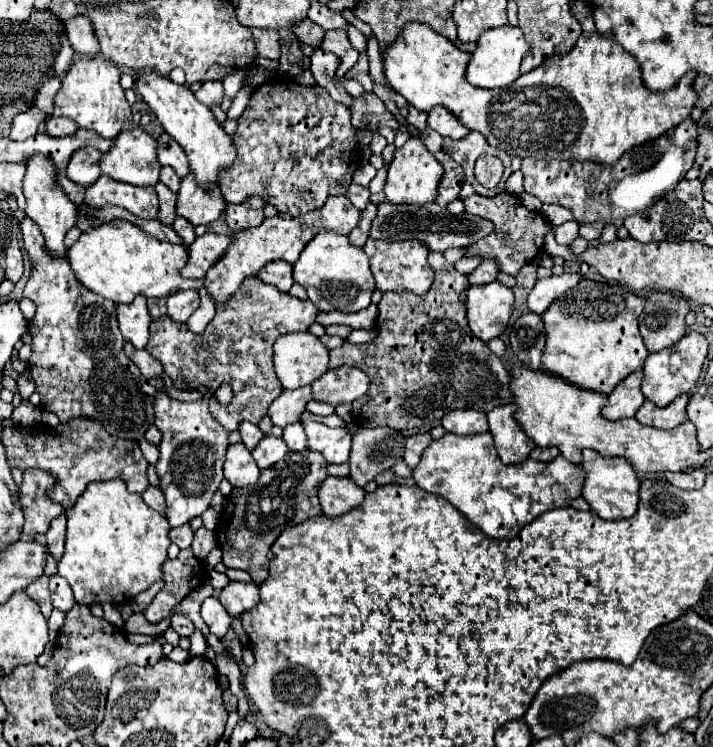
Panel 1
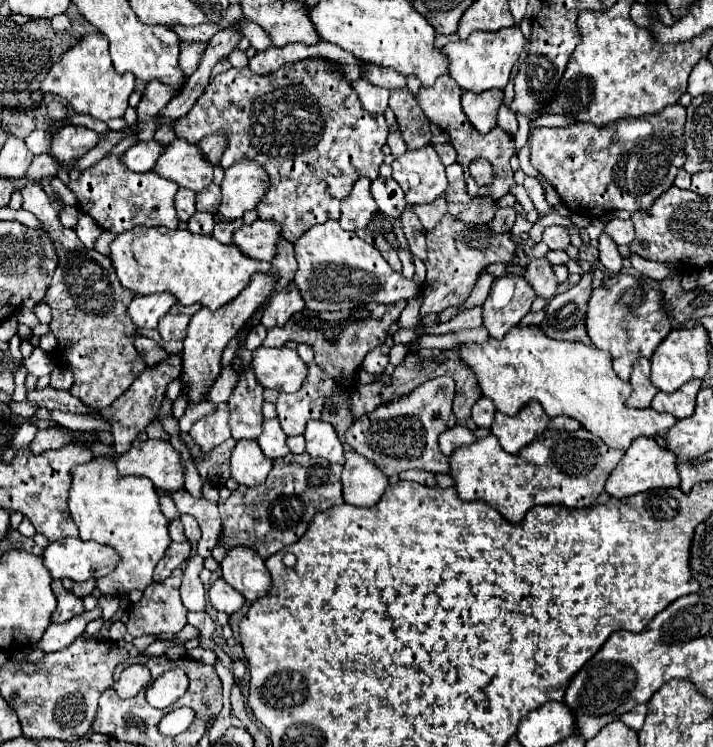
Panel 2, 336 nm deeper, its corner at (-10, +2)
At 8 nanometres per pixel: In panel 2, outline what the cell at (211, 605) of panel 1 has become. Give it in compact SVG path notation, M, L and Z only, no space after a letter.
M217 578L209 588L209 602L215 610L233 614L245 604L245 598L237 590L233 590L225 580Z

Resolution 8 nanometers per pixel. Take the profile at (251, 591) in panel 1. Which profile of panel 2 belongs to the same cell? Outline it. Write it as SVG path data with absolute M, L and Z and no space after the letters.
M237 546L227 552L221 562L223 580L233 586L247 602L255 602L271 588L271 574L267 574L265 560L251 548Z

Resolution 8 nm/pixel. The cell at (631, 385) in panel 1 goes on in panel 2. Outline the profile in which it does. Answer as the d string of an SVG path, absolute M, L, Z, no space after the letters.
M639 358L633 364L631 386L633 386L633 394L629 396L627 406L629 408L649 408L651 400L657 394L657 388L649 380L649 360L647 358Z

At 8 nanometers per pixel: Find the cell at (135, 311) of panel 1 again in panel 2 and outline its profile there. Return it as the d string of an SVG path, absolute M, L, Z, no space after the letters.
M157 292L149 296L135 296L129 304L129 316L137 328L157 328L161 316L177 302L169 292Z

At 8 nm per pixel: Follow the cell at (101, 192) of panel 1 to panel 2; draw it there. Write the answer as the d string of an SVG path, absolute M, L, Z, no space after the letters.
M107 156L99 160L95 166L83 170L83 174L77 180L71 180L67 186L77 196L77 208L87 212L103 230L109 230L113 234L131 230L137 224L165 226L173 230L179 224L173 206L173 198L179 186L157 176L155 172L129 172L121 162L117 162L117 156Z

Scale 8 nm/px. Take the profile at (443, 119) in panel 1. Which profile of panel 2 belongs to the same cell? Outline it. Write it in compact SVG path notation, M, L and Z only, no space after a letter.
M497 88L481 92L481 94L463 90L461 94L463 112L473 124L473 128L479 130L481 134L487 134L491 128L497 126L497 110L501 100L503 100L503 90Z

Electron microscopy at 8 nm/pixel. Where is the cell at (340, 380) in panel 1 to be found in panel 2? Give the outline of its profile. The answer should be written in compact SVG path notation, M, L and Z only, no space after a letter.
M383 344L383 346L379 346L375 352L369 352L369 354L365 356L361 368L363 368L367 374L381 374L381 372L385 370L387 362L389 362L389 348Z

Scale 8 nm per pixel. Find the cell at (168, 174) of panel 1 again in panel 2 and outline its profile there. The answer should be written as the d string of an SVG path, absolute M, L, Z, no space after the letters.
M211 134L211 136L203 138L197 146L209 164L217 164L221 154L223 154L223 148L225 148L225 136L223 134Z

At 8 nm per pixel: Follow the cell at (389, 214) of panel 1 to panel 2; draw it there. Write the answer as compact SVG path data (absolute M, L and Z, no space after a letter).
M500 208L495 212L493 220L488 225L495 233L503 234L512 229L516 216L514 208Z

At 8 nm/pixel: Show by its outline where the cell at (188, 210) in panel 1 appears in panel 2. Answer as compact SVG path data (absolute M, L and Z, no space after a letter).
M241 160L225 170L221 184L219 214L225 220L241 218L247 210L255 210L267 188L267 174L259 164Z

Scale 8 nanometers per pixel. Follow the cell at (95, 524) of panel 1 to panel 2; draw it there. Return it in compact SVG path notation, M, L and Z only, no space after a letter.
M107 456L93 458L87 464L75 466L73 484L69 490L69 510L79 528L79 538L107 544L119 552L117 568L97 580L101 594L119 596L131 590L145 590L153 584L153 570L165 556L171 536L169 520L161 512L159 494L145 476L117 476L115 460Z

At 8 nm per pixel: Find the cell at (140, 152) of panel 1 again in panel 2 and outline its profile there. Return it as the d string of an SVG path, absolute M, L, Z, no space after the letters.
M173 140L165 146L153 172L193 192L201 192L213 180L213 166L201 156L195 144L185 140Z

